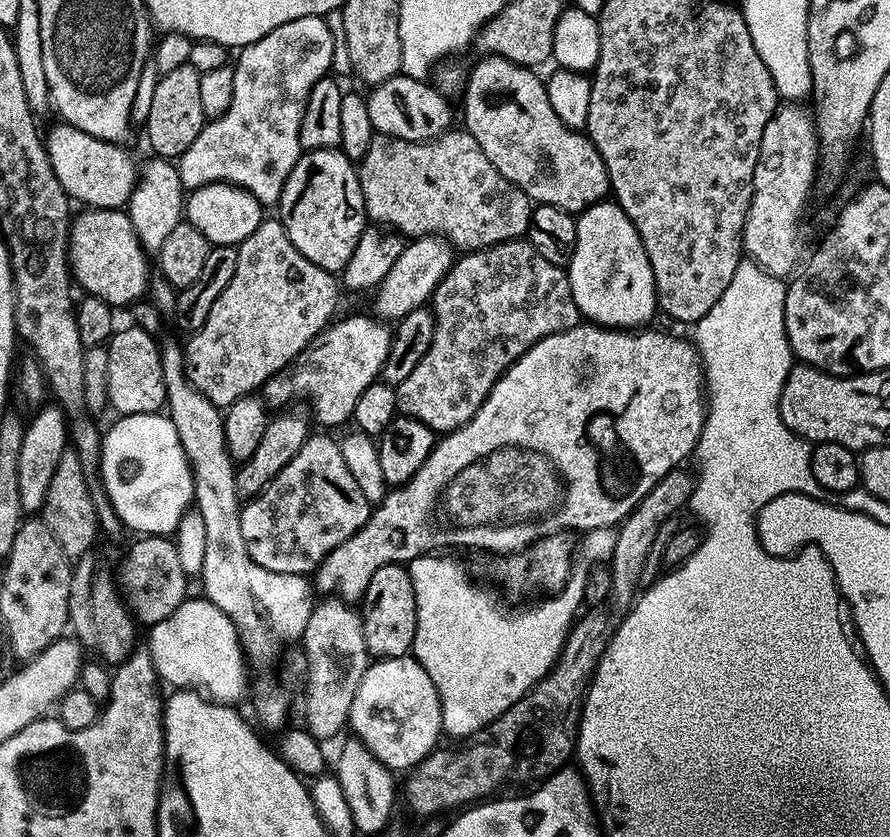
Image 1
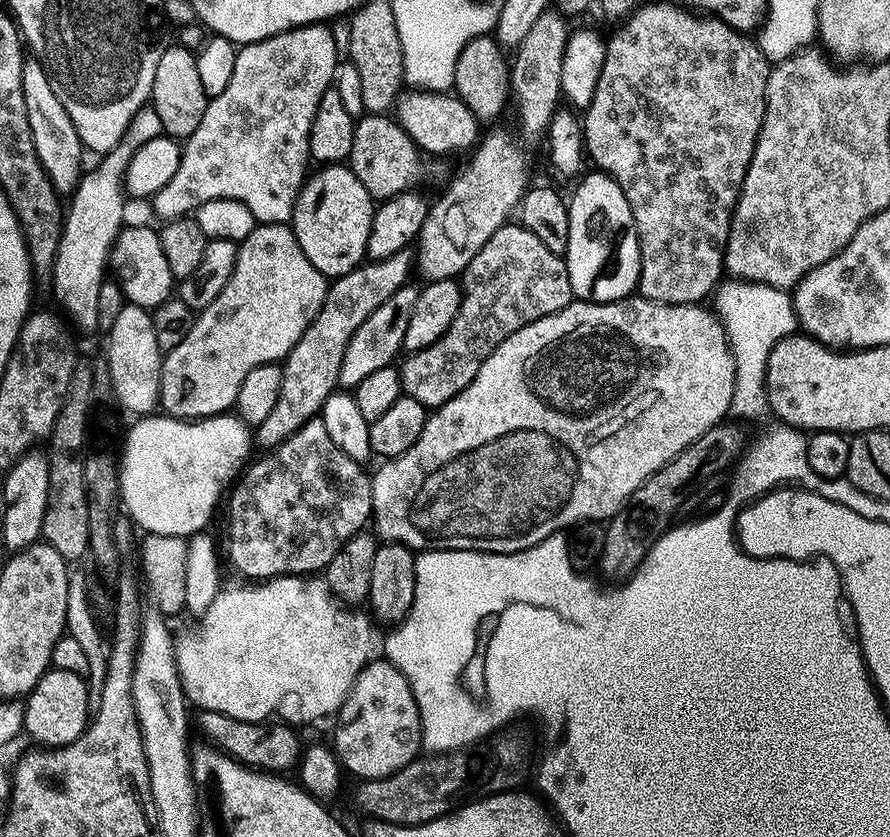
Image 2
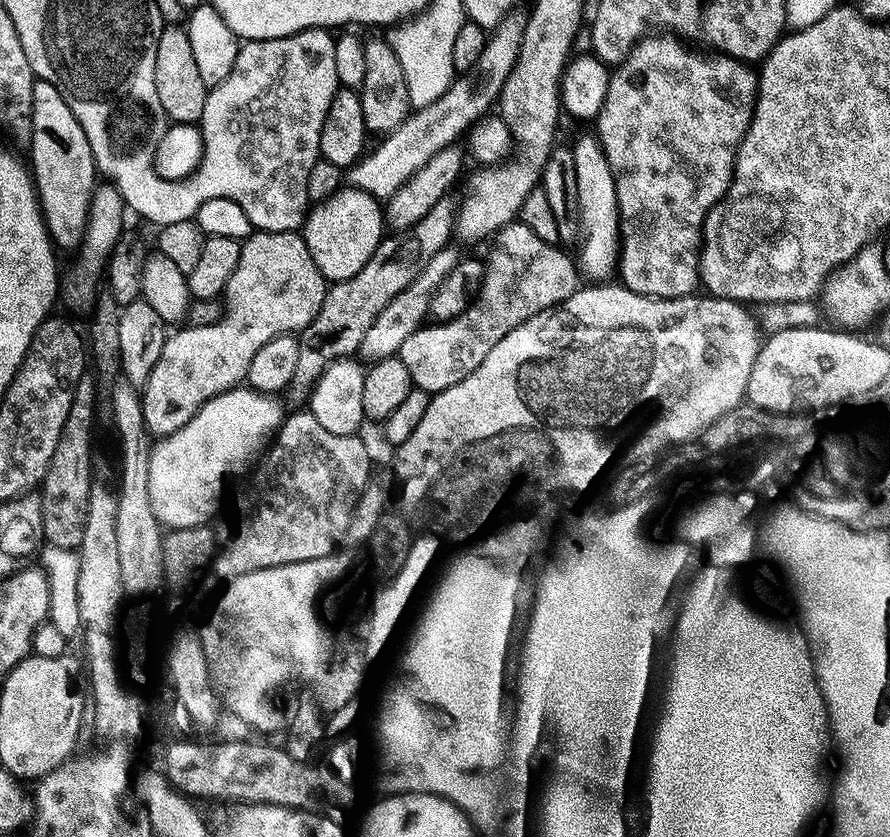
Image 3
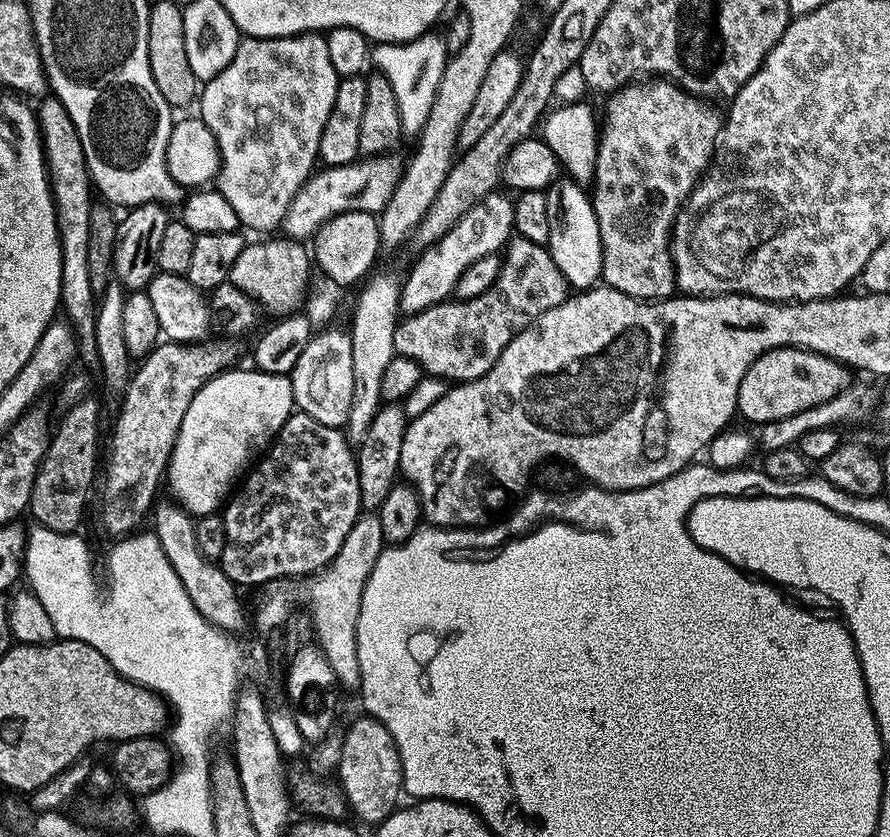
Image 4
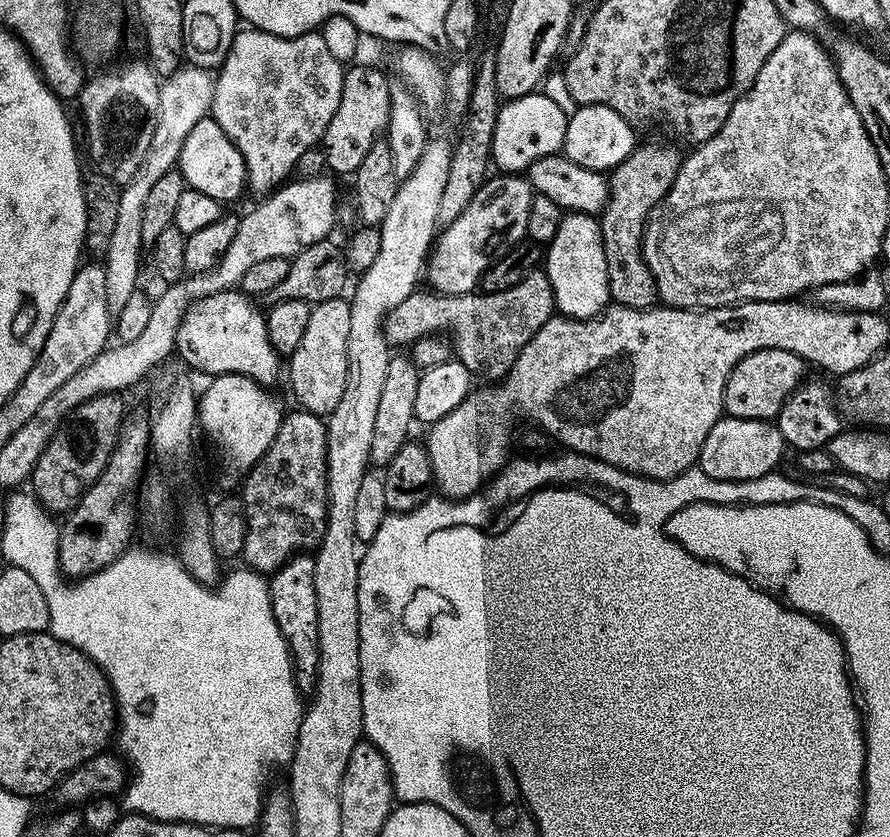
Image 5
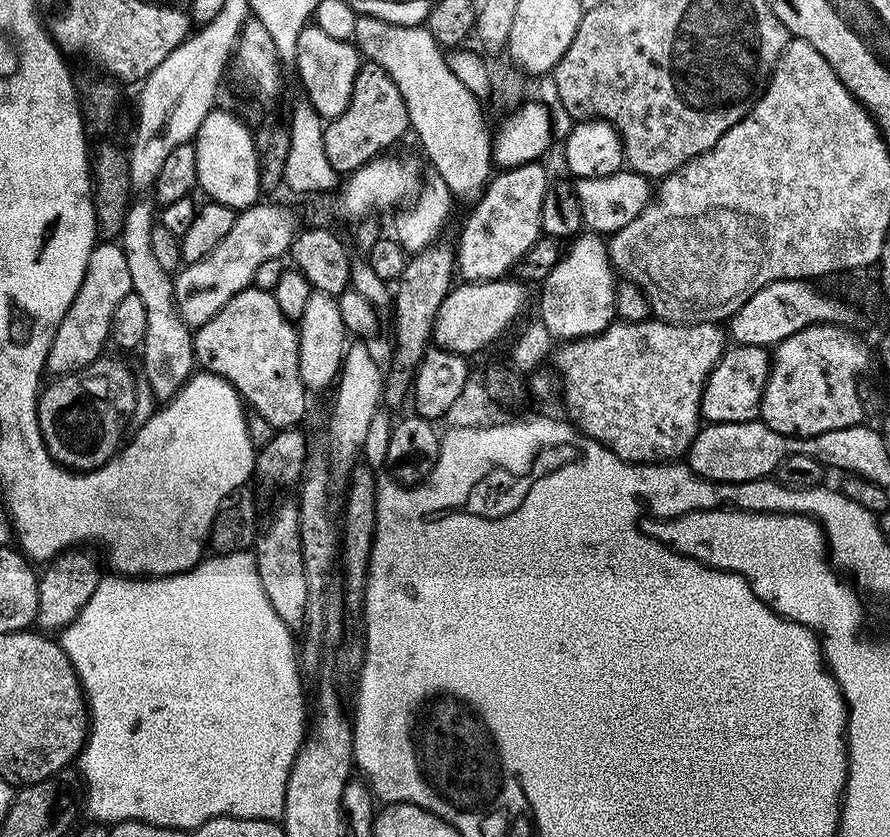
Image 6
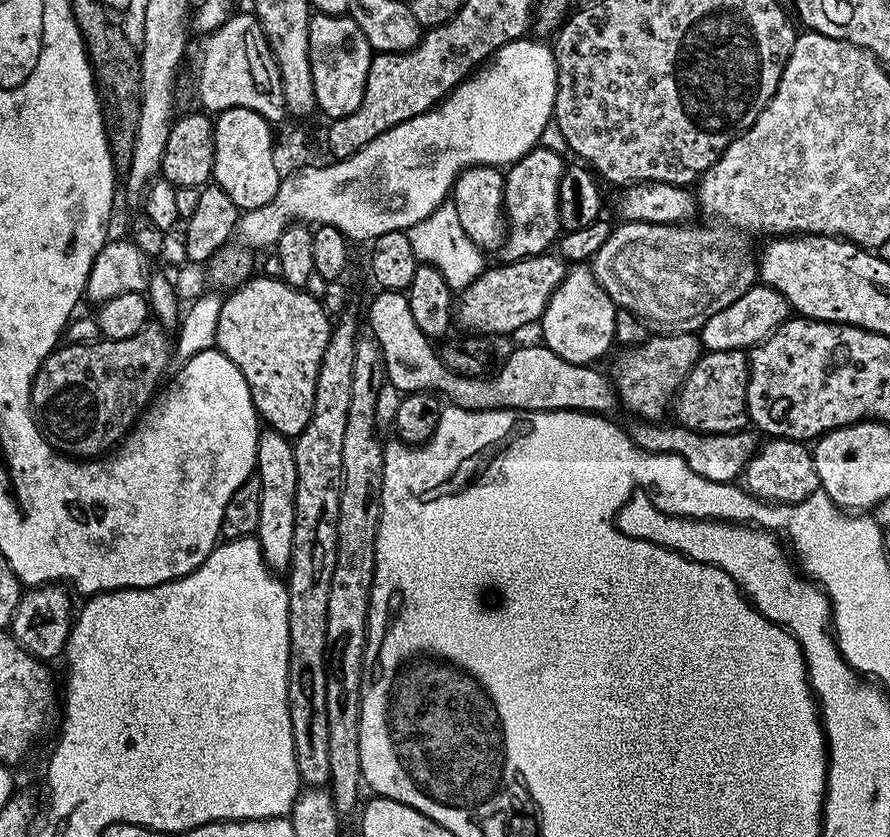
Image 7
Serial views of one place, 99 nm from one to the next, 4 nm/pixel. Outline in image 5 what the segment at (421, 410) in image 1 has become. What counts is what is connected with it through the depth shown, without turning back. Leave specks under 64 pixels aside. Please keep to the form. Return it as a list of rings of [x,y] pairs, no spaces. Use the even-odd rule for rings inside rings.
[[[534,270],[530,274],[526,274],[526,278],[522,278],[516,286],[510,286],[506,290],[498,290],[497,292],[448,296],[437,294],[432,290],[427,291],[412,292],[410,298],[406,298],[406,302],[398,302],[398,306],[394,306],[394,310],[388,312],[388,316],[384,320],[384,333],[389,345],[405,344],[405,346],[411,346],[417,340],[423,339],[424,336],[452,332],[450,344],[454,349],[455,359],[462,361],[474,374],[480,375],[481,372],[488,379],[485,381],[488,382],[499,381],[512,369],[518,354],[526,346],[526,342],[530,342],[530,338],[534,338],[534,334],[538,334],[538,330],[546,321],[552,319],[556,312],[554,290],[550,286],[547,271],[544,270]]]

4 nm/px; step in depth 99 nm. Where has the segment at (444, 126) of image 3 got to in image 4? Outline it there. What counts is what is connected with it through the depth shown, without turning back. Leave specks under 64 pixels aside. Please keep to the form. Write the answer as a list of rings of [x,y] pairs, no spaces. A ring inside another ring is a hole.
[[[385,154],[360,158],[350,164],[333,164],[325,167],[323,169],[325,172],[320,172],[321,170],[313,171],[306,183],[298,190],[298,194],[290,202],[290,210],[284,216],[283,231],[288,231],[285,233],[293,240],[308,242],[315,237],[317,230],[324,223],[338,214],[342,214],[343,212],[370,212],[379,214],[383,212],[384,207],[390,202],[390,198],[400,182],[401,176],[404,175],[404,169],[405,165],[402,163],[402,160],[400,164],[400,160],[396,157],[396,154]]]

